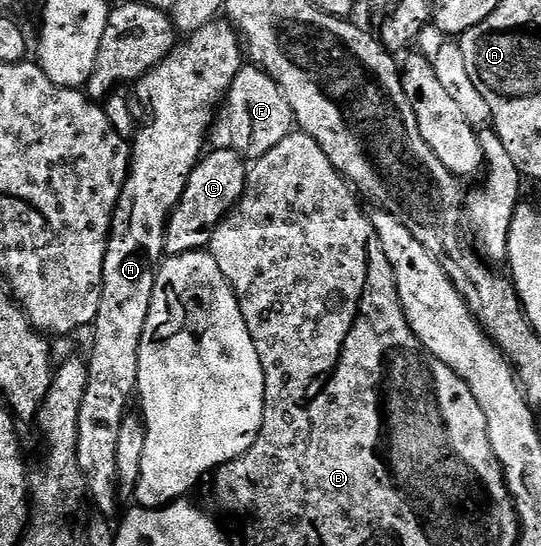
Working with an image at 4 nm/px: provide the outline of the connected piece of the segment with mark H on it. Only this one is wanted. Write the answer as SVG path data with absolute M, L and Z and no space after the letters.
M218 17L210 20L209 23L198 28L197 31L188 32L187 37L176 44L173 50L165 59L159 60L155 66L140 79L136 80L137 99L145 106L145 111L149 116L145 119L145 124L136 128L135 134L131 139L131 154L129 156L129 176L125 179L125 184L121 190L121 196L117 202L117 208L113 214L113 228L109 230L109 244L107 245L107 253L103 261L103 281L101 282L101 300L99 301L99 313L97 321L92 328L93 331L93 348L87 354L87 362L89 372L87 373L87 389L83 393L83 401L79 405L79 449L77 456L79 457L79 469L83 469L85 477L85 486L87 488L88 498L98 507L100 514L105 517L113 517L117 511L117 499L119 500L119 488L117 486L117 474L119 473L118 462L115 461L115 452L117 451L119 442L119 425L123 425L123 417L127 413L125 407L129 403L129 398L134 398L137 390L137 374L139 373L139 345L143 341L143 329L147 325L147 313L151 309L151 297L155 289L155 281L157 280L157 268L162 262L165 255L165 230L169 224L169 215L177 207L177 203L187 189L187 181L191 177L191 173L197 167L203 158L205 147L205 134L209 131L209 126L213 123L213 114L217 111L217 106L222 106L223 100L228 96L231 81L235 81L235 77L241 71L243 66L243 39L236 27L229 22L228 18Z

